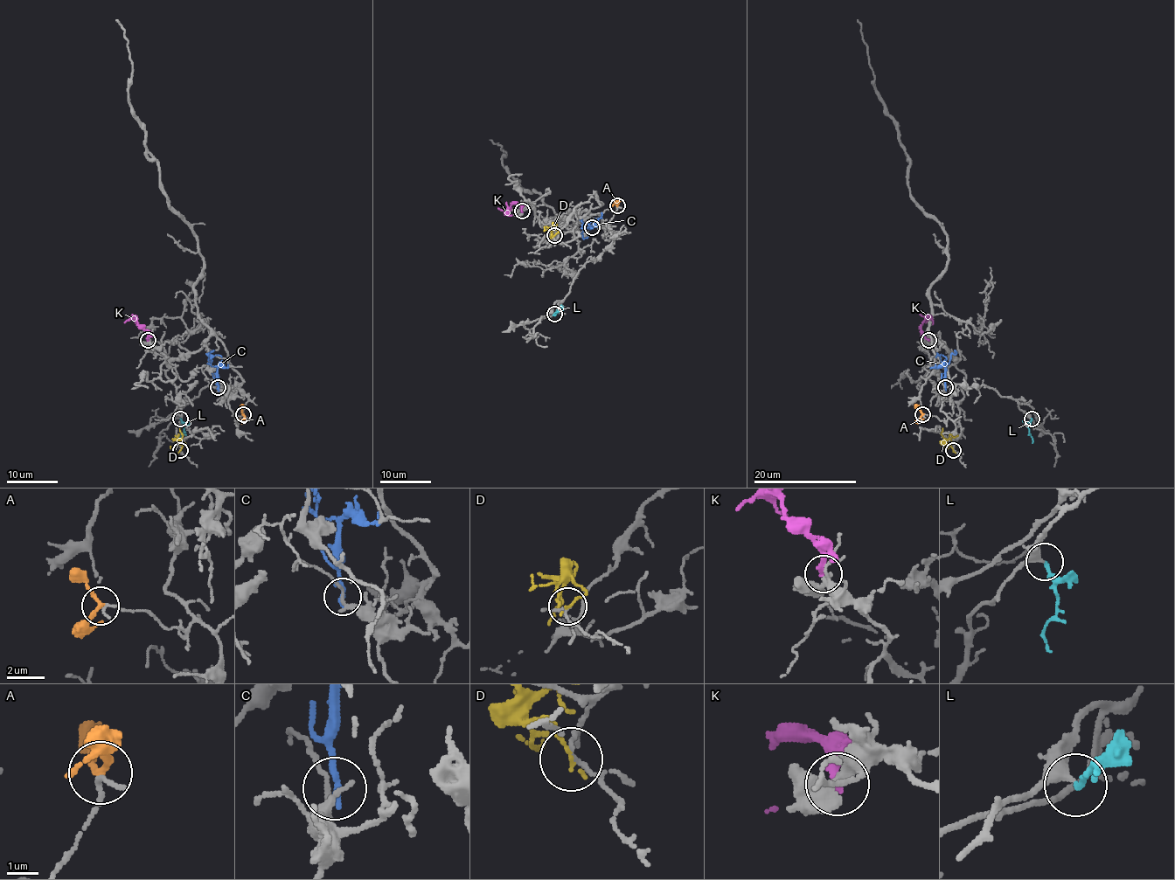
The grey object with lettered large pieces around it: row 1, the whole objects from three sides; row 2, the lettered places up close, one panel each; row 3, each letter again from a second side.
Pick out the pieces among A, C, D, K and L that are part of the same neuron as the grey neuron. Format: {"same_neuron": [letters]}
{"same_neuron": ["L"]}

